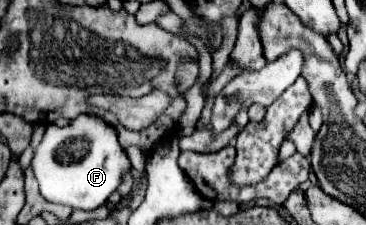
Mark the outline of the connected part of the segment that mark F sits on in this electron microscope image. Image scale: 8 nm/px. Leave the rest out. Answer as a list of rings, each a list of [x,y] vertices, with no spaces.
[[[85,113],[71,119],[65,127],[47,127],[41,145],[33,155],[33,173],[39,181],[41,195],[51,203],[69,205],[73,209],[101,207],[131,169],[129,157],[119,145],[117,131],[101,117]]]

